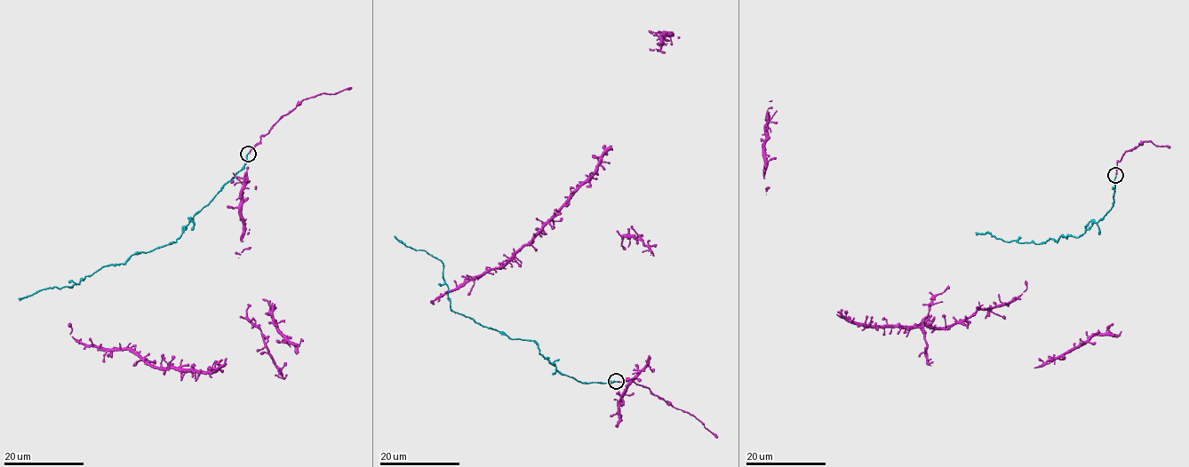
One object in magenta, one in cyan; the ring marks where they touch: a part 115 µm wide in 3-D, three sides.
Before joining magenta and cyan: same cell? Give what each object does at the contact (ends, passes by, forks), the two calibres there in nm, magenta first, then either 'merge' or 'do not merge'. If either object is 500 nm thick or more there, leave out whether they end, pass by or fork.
magenta ends | cyan ends | 170/180 nm | merge

